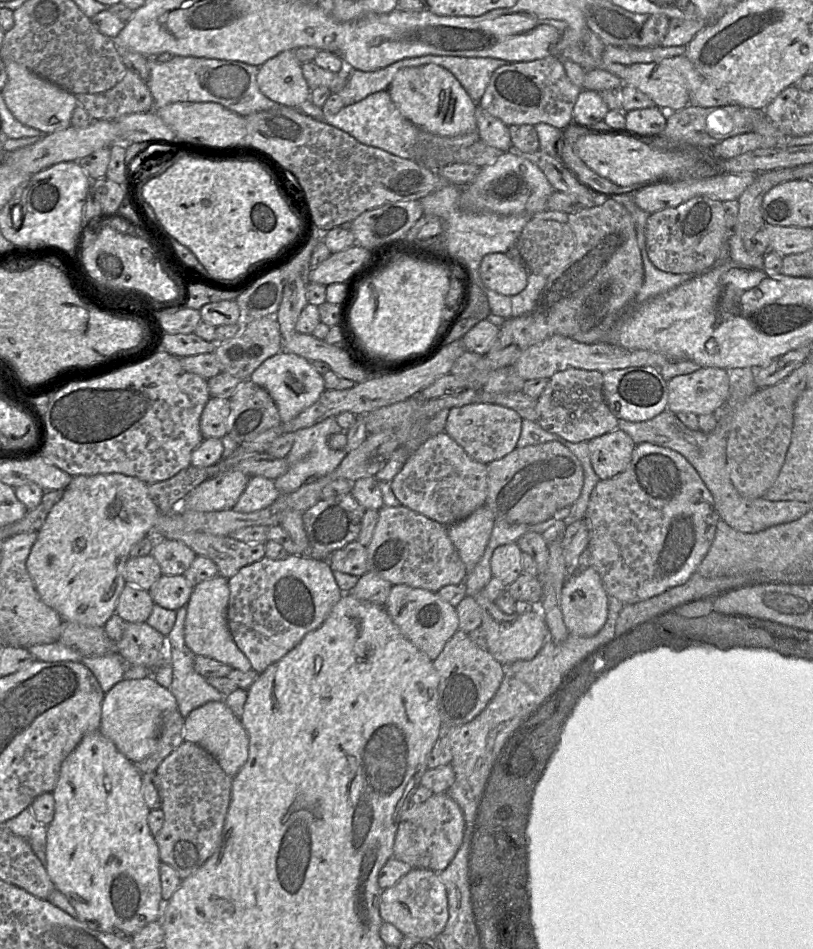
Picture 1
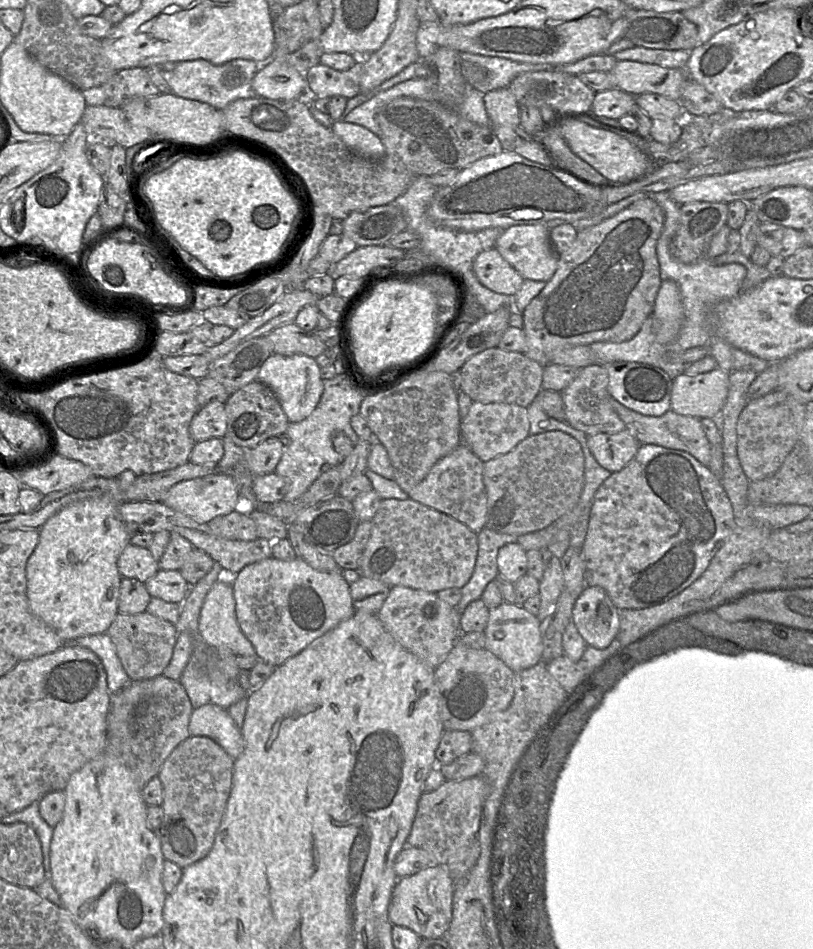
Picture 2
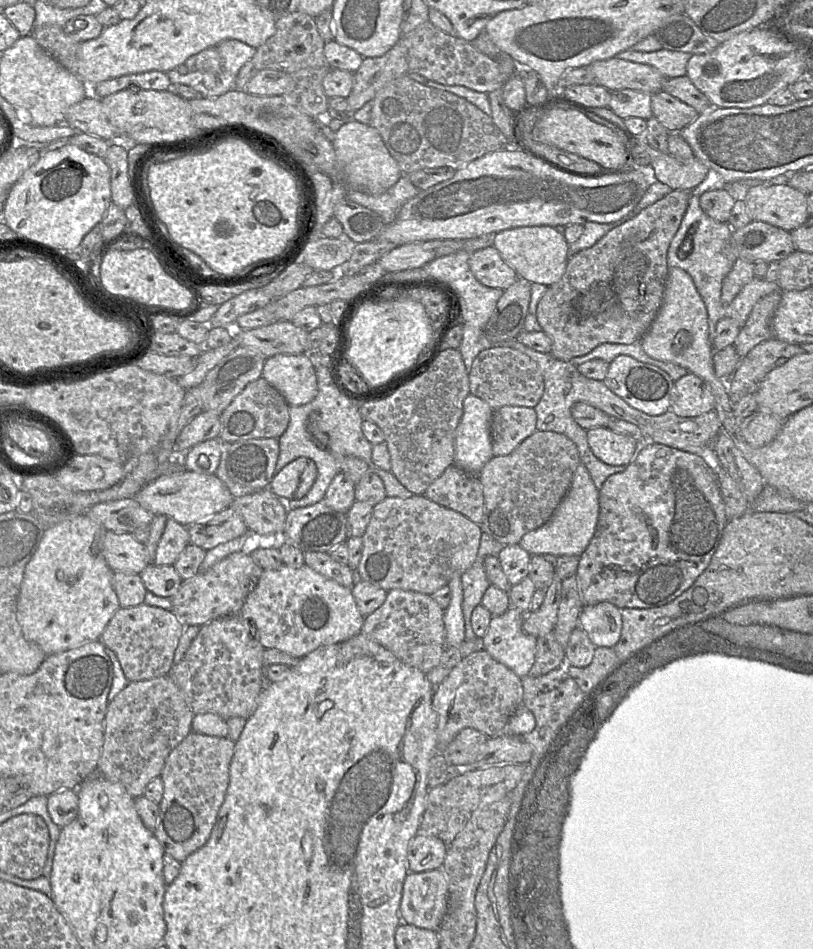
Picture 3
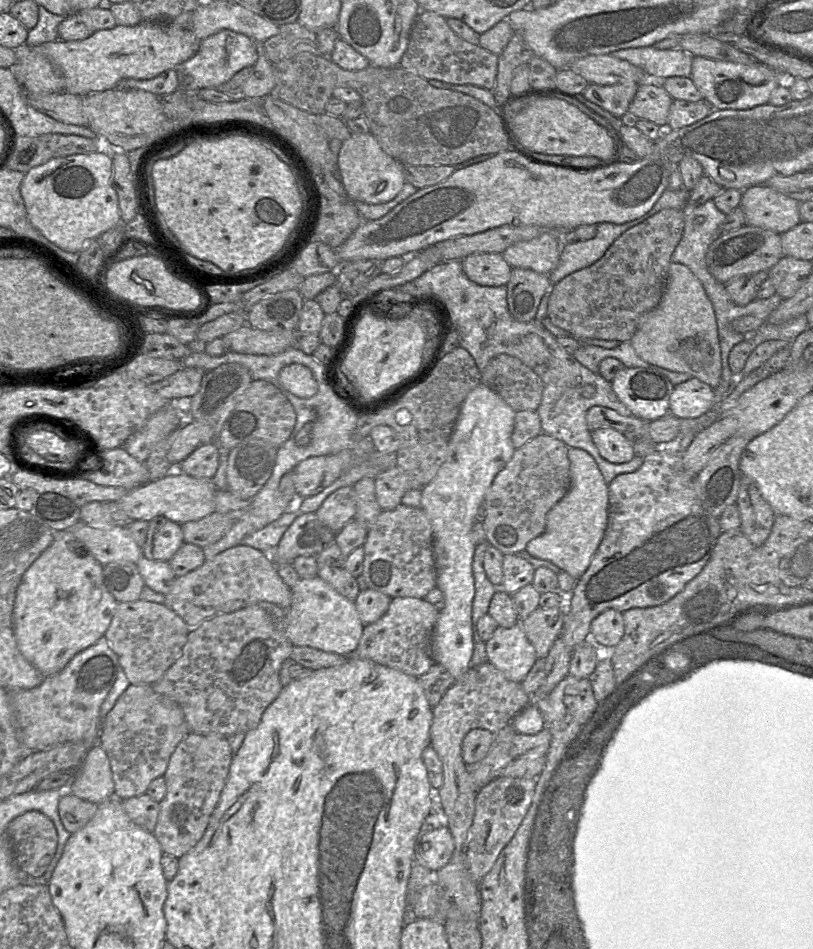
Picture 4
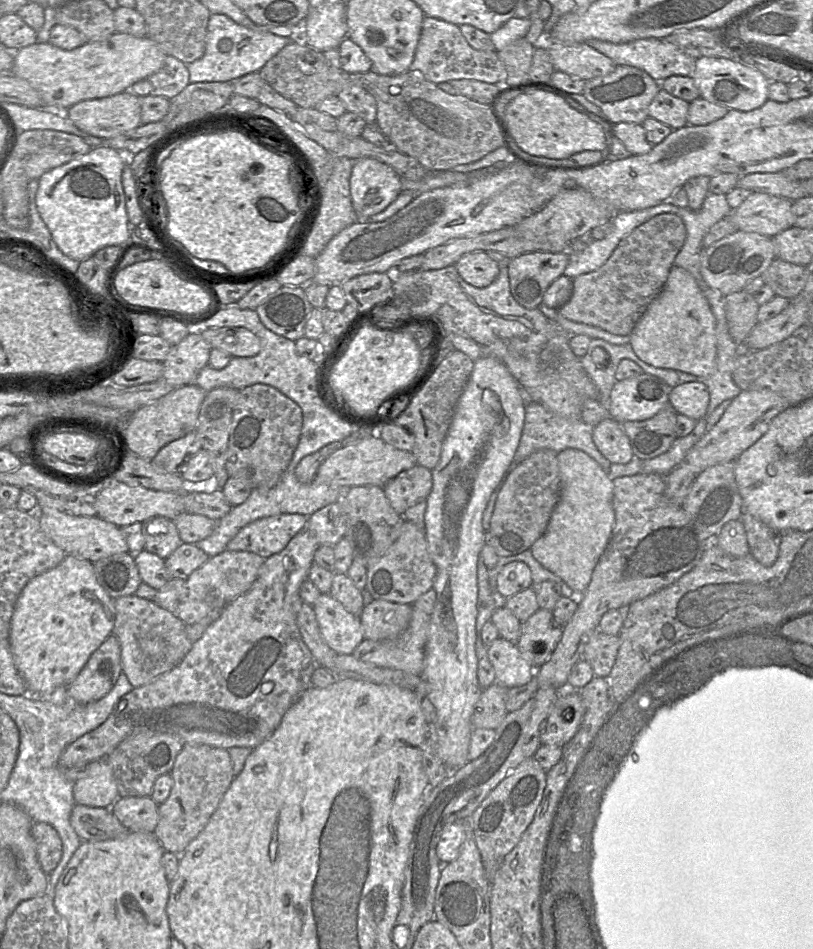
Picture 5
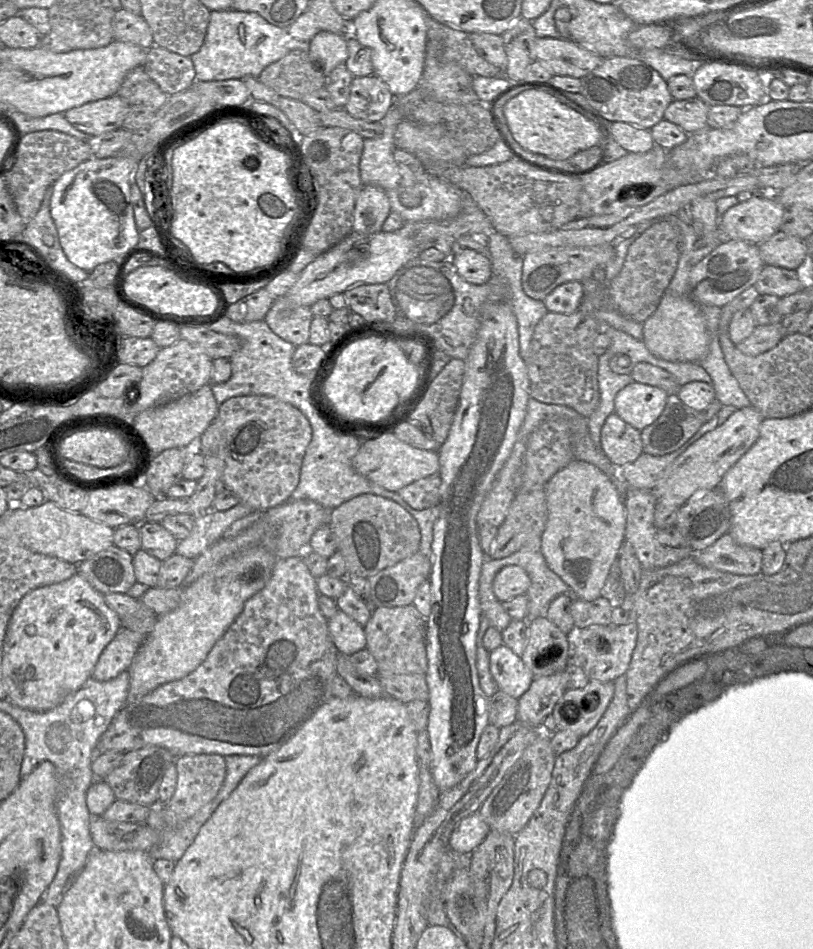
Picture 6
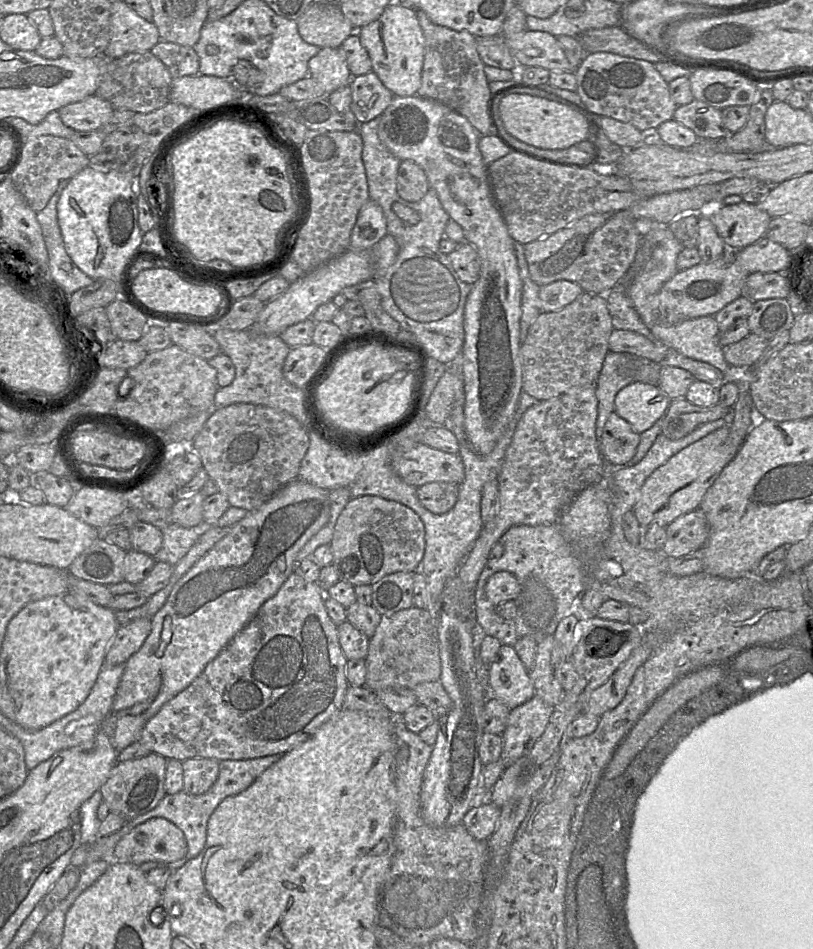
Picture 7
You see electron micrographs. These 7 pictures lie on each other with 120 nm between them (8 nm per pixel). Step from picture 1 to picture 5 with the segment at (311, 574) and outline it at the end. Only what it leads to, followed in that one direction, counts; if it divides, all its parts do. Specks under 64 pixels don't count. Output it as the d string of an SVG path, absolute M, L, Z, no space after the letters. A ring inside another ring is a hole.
M321 593L312 608L328 646L337 654L352 654L364 639L360 618L348 612L329 593Z

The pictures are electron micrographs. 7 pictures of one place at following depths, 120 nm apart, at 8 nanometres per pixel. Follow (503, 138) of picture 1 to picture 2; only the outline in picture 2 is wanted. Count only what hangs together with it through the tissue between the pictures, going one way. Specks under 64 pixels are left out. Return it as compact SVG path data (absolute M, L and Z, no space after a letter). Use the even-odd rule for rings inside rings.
M508 87L490 91L484 95L484 105L491 127L518 127L520 123L519 104Z

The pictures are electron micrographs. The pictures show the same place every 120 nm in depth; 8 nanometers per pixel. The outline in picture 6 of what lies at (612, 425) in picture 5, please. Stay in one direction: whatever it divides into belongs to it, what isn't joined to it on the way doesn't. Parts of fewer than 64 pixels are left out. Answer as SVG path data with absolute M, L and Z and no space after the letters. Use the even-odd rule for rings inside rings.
M613 412L602 426L600 449L616 467L631 463L643 452L640 431Z

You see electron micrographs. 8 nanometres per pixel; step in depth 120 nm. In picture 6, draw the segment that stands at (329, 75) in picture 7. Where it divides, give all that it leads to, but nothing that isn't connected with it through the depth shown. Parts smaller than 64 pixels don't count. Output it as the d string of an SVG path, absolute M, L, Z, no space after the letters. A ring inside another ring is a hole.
M321 31L310 41L308 54L327 76L335 67L345 64L348 57L346 37L332 32Z

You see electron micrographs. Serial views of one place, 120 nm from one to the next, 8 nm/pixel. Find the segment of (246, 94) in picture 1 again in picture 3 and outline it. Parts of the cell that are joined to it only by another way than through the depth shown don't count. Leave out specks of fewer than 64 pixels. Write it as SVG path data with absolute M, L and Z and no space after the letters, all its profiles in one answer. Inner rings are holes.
M224 40L188 58L184 63L188 69L186 75L179 74L176 69L168 71L167 75L172 84L189 86L199 92L203 98L218 97L235 89L238 72L255 55L256 50L238 40Z

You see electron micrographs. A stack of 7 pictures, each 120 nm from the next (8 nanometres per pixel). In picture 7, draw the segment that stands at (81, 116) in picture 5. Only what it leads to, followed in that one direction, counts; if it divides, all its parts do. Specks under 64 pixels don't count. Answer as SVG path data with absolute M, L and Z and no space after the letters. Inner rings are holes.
M95 95L58 110L62 122L76 132L101 130L114 112L109 102Z

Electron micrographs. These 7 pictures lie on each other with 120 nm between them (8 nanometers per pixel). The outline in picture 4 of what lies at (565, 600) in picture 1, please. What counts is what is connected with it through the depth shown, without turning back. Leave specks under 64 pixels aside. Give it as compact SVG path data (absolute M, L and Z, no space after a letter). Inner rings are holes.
M606 609L590 625L590 640L601 648L613 648L624 634L622 612Z

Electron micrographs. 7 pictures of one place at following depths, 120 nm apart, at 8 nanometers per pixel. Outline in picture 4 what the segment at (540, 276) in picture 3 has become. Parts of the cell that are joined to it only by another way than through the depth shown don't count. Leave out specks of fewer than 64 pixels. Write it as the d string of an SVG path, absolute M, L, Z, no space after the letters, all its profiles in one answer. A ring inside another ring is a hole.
M545 233L508 247L502 256L512 268L530 269L549 275L559 263L561 246L562 242L557 236Z

